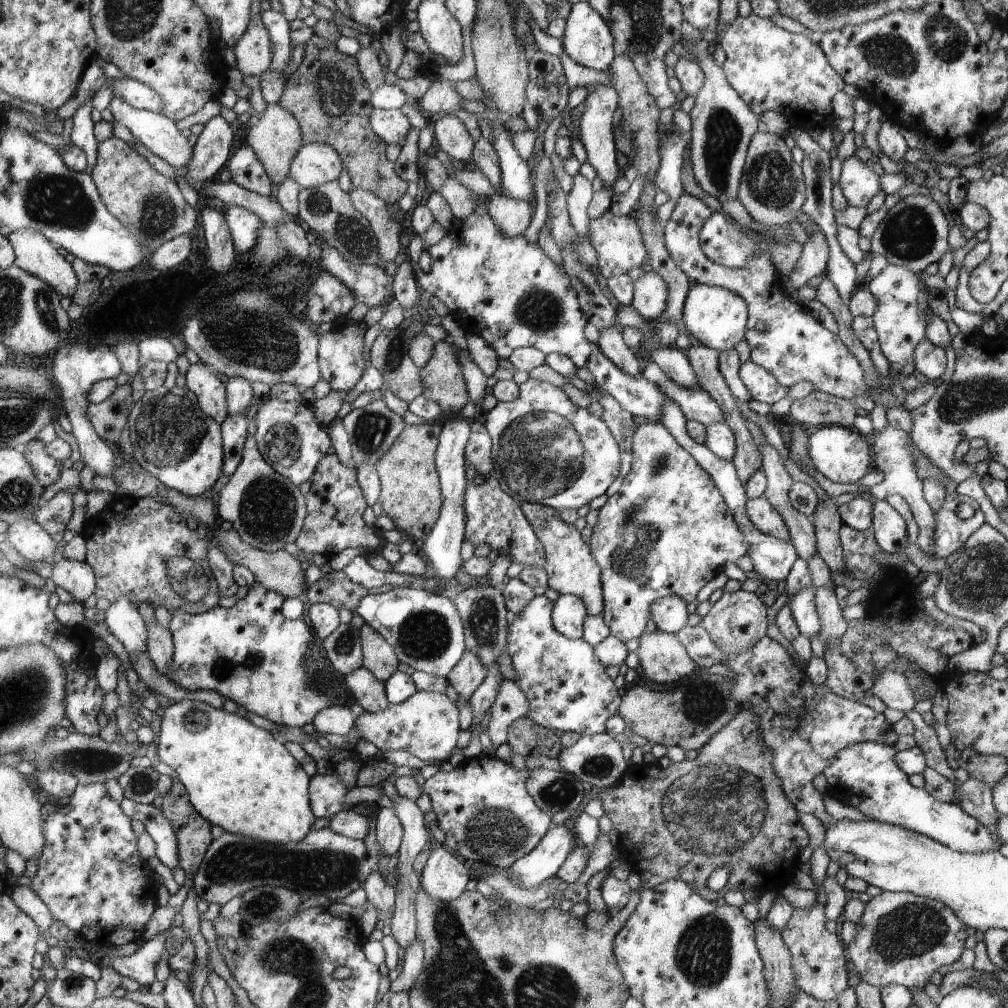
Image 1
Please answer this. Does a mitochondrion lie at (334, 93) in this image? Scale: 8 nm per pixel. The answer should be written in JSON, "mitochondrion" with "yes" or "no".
{"mitochondrion":"yes"}

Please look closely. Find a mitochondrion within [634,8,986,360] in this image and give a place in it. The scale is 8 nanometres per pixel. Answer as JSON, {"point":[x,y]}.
{"point":[887,54]}

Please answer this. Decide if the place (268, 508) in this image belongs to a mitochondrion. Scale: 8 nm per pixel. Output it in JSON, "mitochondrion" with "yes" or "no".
{"mitochondrion":"yes"}

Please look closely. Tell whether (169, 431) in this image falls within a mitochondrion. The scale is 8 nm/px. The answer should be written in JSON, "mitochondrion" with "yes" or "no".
{"mitochondrion":"yes"}

